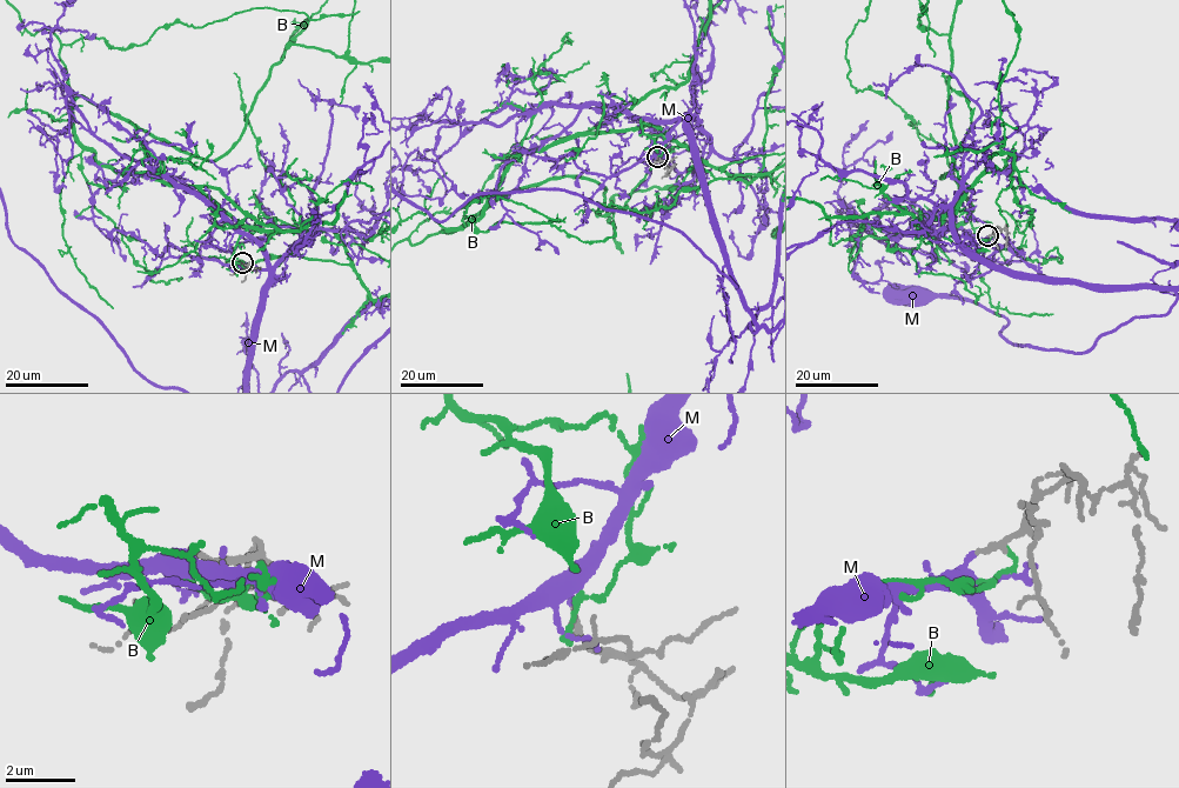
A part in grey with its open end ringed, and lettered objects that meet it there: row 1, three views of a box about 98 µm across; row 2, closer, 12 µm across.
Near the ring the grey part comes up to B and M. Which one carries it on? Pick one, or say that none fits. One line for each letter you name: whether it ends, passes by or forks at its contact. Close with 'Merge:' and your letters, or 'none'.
M: it ends there
Merge: M

